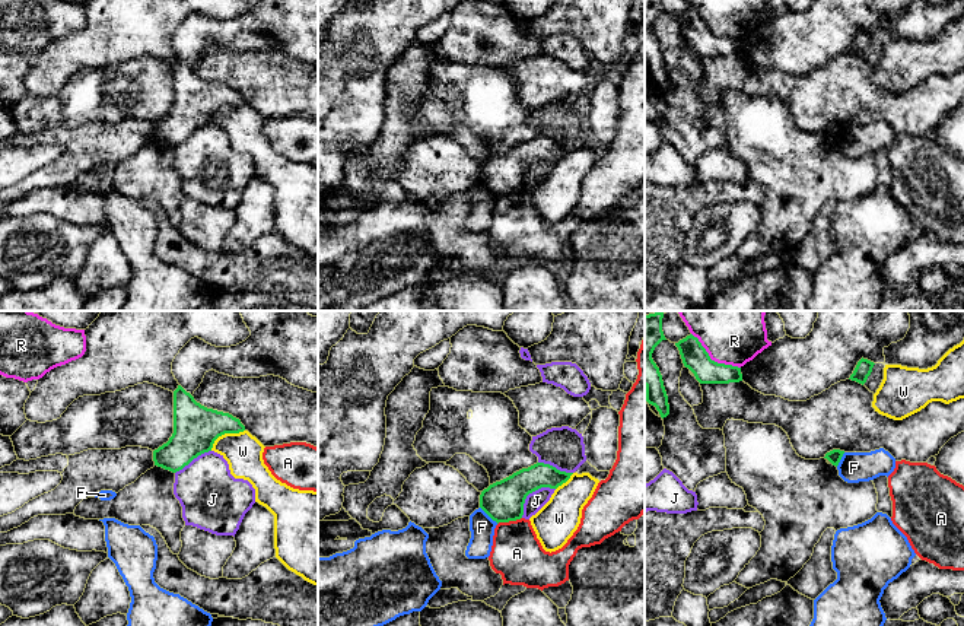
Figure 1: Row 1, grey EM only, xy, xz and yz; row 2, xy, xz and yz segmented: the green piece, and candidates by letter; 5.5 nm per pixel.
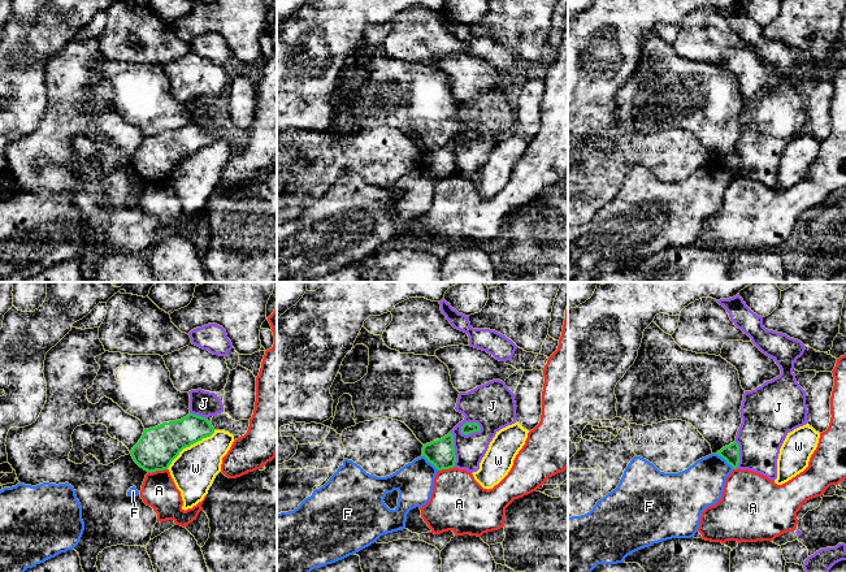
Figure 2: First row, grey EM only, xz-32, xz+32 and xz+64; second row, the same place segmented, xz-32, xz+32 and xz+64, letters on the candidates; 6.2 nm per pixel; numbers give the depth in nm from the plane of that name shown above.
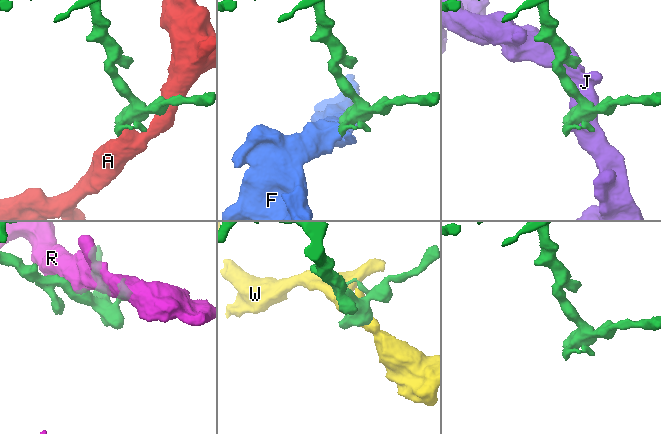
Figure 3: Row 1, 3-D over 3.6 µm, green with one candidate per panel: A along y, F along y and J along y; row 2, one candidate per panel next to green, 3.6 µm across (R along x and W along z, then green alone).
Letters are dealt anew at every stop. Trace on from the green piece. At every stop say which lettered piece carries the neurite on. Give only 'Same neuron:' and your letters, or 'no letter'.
Same neuron: no letter

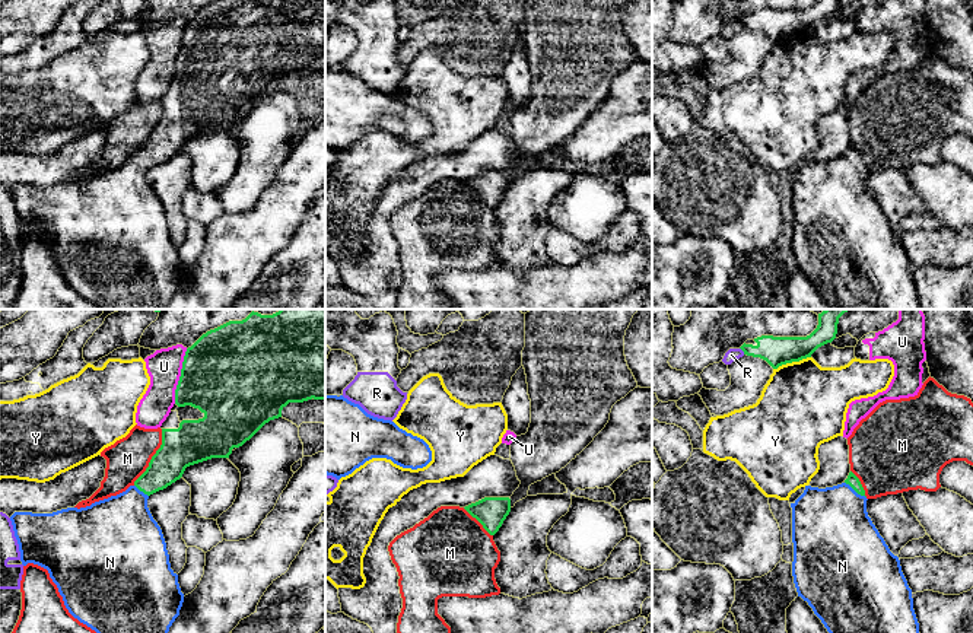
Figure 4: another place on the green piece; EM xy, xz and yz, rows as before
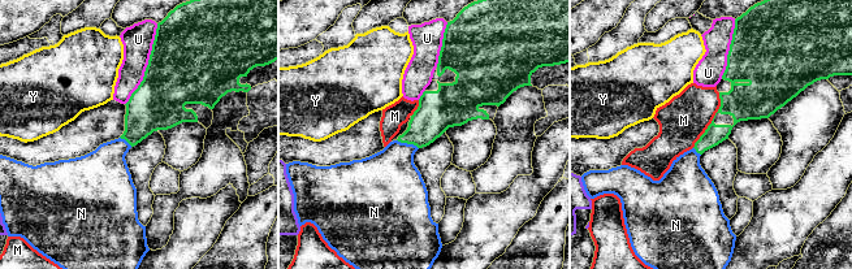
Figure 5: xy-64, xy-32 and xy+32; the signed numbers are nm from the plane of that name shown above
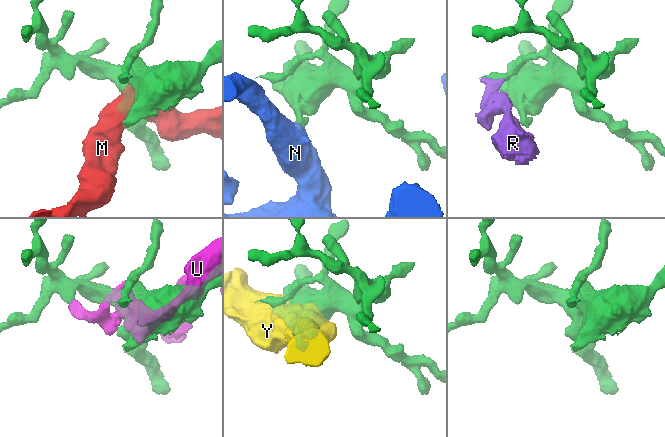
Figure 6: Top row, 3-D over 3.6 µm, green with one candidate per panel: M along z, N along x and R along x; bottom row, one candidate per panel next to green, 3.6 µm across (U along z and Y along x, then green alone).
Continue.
Same neuron: N

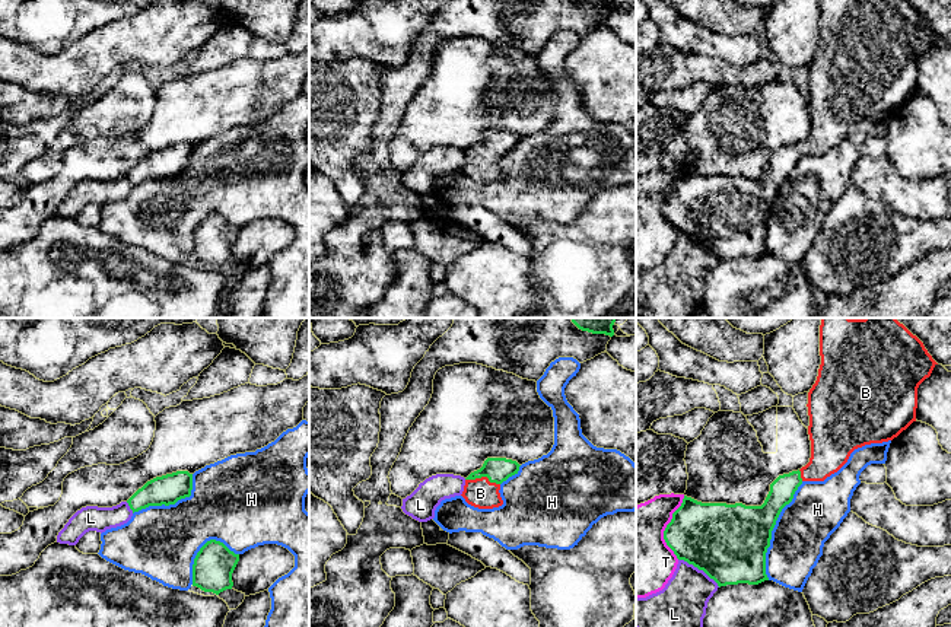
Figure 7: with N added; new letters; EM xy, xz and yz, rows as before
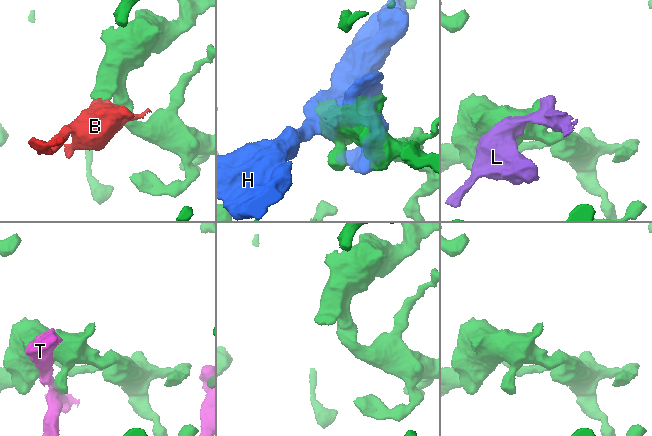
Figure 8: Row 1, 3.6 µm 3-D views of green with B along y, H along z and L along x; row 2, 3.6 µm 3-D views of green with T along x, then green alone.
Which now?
Same neuron: B

